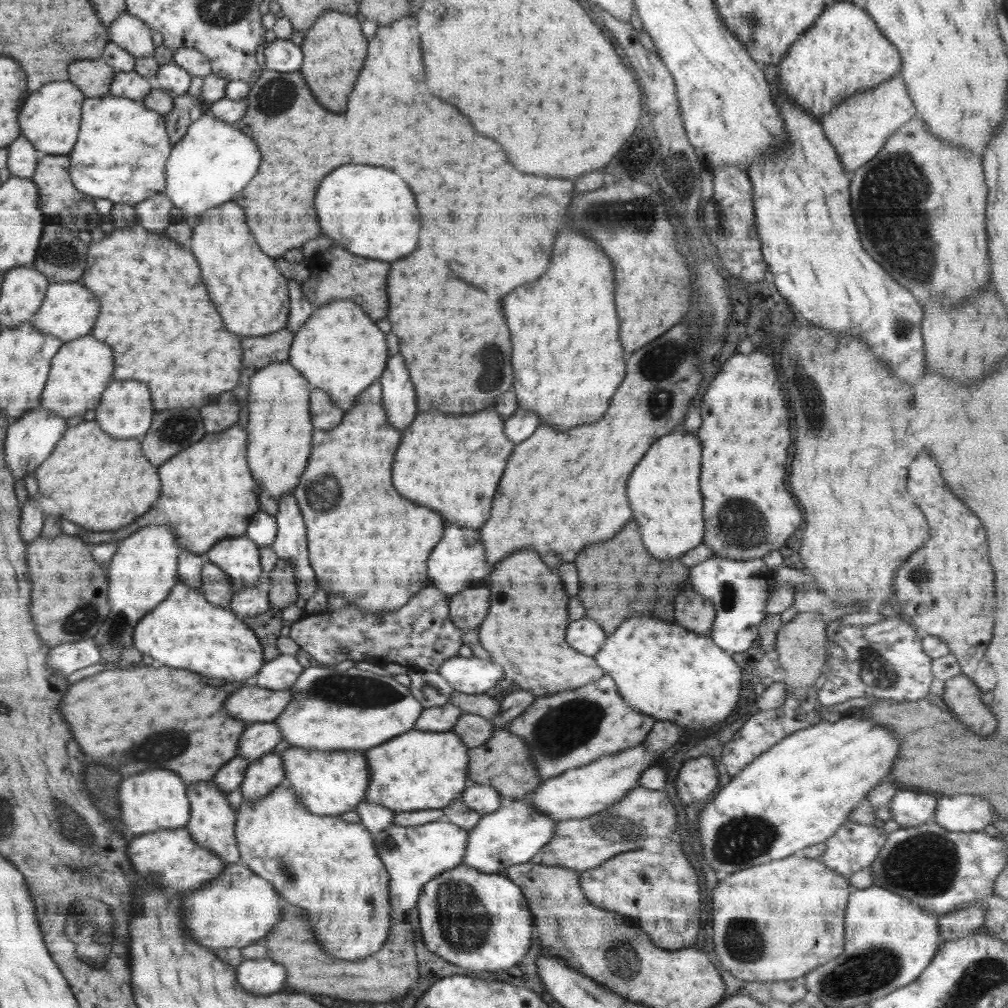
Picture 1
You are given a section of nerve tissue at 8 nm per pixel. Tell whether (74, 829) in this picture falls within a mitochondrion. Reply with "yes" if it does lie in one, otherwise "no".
yes

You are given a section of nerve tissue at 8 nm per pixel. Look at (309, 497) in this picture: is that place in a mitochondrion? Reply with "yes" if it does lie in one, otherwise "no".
yes

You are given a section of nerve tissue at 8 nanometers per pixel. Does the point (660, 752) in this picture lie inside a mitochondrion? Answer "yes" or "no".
no

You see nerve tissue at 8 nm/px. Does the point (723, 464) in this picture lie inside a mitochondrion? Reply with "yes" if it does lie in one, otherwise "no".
no

